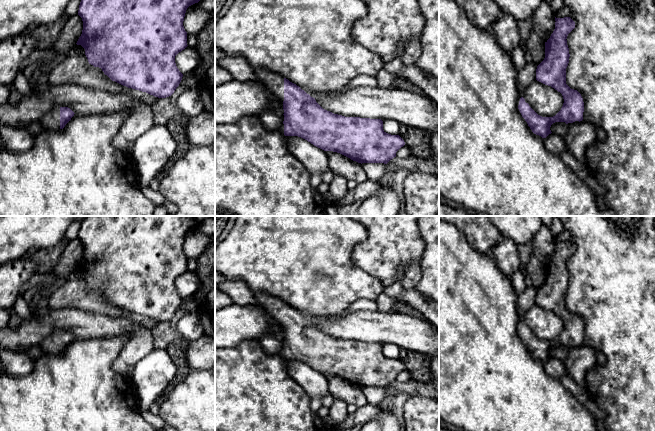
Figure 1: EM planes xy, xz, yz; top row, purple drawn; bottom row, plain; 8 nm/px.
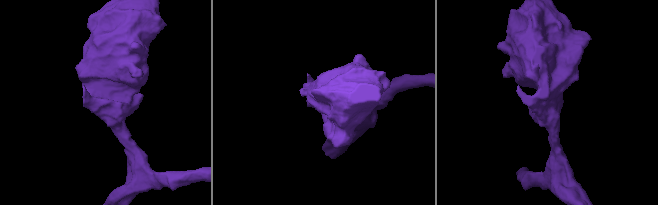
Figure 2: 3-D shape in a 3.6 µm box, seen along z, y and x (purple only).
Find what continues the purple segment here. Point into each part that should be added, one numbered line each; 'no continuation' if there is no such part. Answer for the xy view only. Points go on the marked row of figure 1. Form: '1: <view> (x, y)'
1: xy (51, 120)

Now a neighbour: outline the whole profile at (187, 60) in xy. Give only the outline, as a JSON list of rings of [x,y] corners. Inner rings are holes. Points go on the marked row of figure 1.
[[[187,46],[175,56],[175,63],[179,71],[186,75],[195,72],[200,58],[201,55],[196,47]]]

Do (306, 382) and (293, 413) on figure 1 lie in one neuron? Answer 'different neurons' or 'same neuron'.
different neurons

